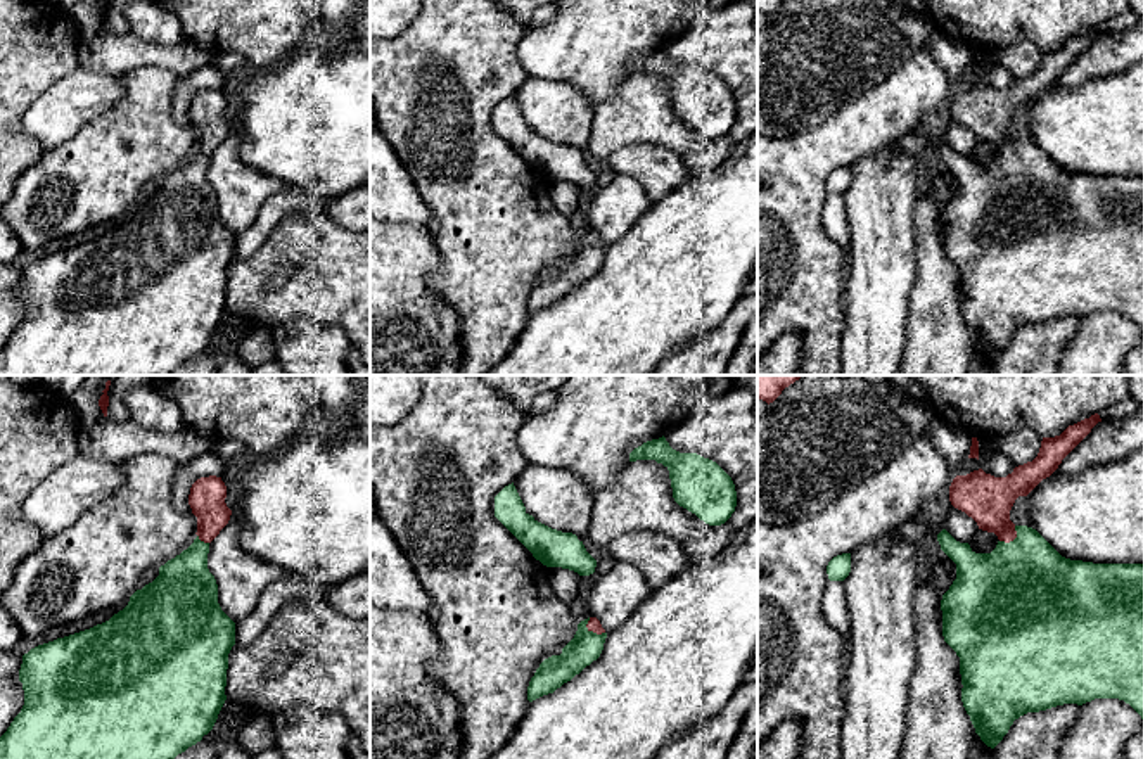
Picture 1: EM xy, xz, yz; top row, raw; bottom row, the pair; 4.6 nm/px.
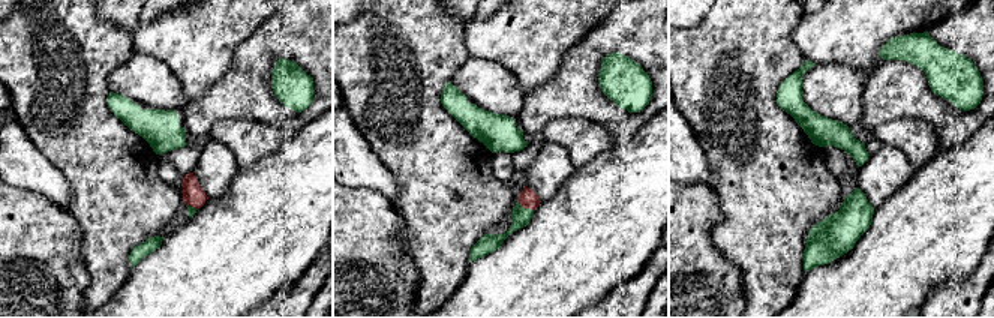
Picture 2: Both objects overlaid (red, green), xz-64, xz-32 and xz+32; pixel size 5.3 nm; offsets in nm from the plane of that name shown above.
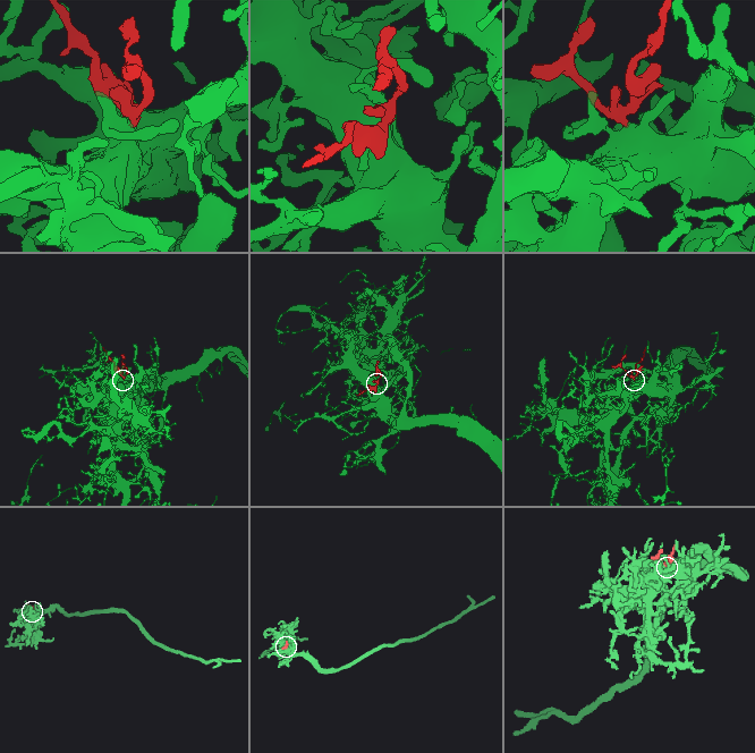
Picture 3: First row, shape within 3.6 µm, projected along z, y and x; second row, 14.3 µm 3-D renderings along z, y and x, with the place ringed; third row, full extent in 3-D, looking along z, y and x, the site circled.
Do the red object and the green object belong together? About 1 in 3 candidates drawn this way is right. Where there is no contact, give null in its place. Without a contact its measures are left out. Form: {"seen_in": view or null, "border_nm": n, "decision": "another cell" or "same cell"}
{"seen_in": "xz", "border_nm": 110, "decision": "same cell"}

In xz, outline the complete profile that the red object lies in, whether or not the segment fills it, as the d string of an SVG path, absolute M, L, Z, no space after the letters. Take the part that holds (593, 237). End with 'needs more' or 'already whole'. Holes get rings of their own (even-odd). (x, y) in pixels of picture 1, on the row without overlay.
M588 230L578 237L574 251L562 261L560 268L545 271L536 282L527 299L527 313L553 306L571 294L586 278L597 273L603 263L607 246L597 230Z; needs more

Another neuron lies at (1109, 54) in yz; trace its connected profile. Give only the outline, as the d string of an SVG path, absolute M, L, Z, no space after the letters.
M1143 19L1126 31L1098 35L1062 73L1057 85L1070 88L1088 80L1126 71L1143 62Z

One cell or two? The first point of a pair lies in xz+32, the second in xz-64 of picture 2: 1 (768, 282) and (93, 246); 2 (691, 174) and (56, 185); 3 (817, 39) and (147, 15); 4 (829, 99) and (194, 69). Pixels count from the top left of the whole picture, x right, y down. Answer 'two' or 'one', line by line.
1: one
2: one
3: two
4: two

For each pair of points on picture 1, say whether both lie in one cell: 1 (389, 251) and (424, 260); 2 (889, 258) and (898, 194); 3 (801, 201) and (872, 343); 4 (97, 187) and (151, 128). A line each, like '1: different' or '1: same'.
1: same
2: same
3: different
4: same

